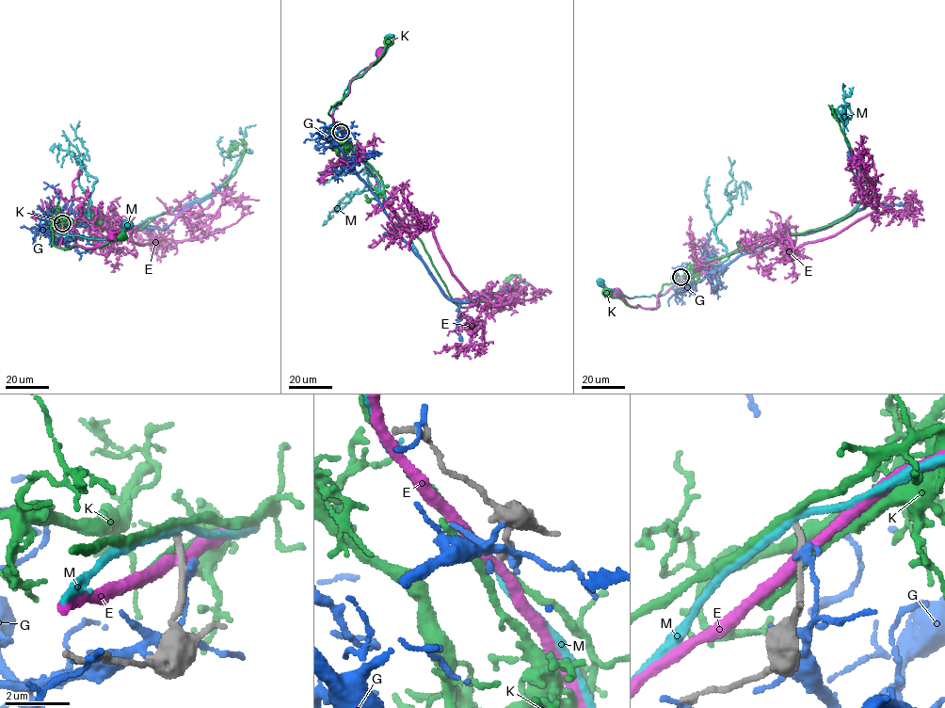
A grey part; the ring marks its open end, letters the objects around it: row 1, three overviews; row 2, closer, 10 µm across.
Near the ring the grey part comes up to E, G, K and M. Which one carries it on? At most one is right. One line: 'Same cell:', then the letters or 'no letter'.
Same cell: no letter

